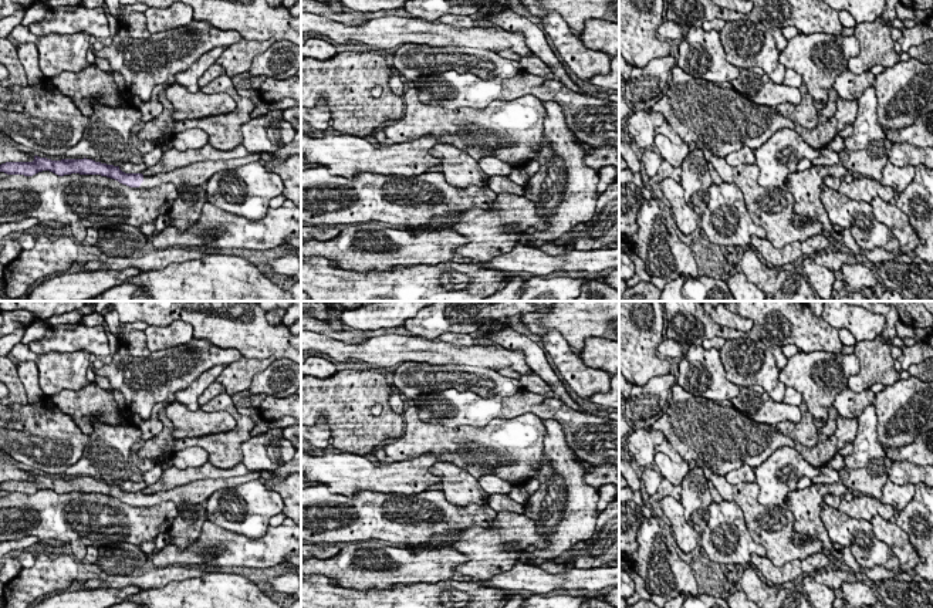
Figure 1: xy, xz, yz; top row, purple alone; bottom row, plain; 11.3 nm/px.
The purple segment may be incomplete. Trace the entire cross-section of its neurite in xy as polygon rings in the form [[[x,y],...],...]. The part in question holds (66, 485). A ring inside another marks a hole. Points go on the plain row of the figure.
[[[249,472],[243,476],[230,479],[200,479],[170,490],[155,494],[143,494],[142,492],[125,492],[119,487],[119,484],[95,480],[87,476],[51,479],[36,473],[33,480],[1,482],[0,490],[24,494],[33,494],[43,489],[50,489],[58,494],[71,492],[101,493],[135,507],[152,507],[162,501],[172,501],[180,507],[185,503],[204,504],[214,492],[219,492],[224,487],[236,487],[251,480],[260,480],[260,473]]]

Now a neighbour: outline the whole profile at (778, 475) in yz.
[[[782,446],[754,467],[754,473],[758,503],[767,509],[778,509],[784,506],[787,494],[797,490],[802,476],[814,479],[821,470],[811,466],[795,449]]]

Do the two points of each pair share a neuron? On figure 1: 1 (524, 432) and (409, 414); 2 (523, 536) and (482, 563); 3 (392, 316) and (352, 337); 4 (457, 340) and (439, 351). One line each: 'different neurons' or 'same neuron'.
1: same neuron
2: same neuron
3: different neurons
4: different neurons

